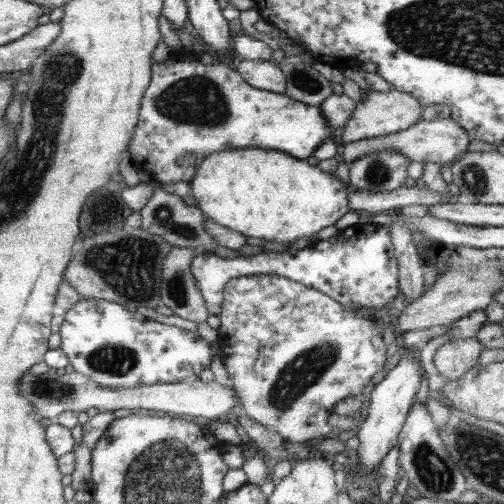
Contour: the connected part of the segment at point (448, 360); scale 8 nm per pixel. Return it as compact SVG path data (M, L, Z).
M475 336L451 339L436 349L433 361L442 376L455 381L479 364L478 357L484 349Z

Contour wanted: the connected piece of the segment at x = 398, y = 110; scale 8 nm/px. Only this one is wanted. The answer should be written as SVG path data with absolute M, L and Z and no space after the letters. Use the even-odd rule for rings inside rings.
M391 88L388 92L370 91L366 99L360 101L354 108L352 117L346 122L346 126L338 132L338 140L346 144L347 142L399 133L422 121L424 109L423 104L415 95L404 91L394 88Z

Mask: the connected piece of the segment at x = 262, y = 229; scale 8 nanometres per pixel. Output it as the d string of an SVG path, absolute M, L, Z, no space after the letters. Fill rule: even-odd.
M247 148L209 154L197 164L191 194L208 219L250 238L284 244L334 226L350 212L349 188L338 176L280 150Z

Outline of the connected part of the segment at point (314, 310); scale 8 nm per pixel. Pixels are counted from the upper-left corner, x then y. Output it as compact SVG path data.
M283 276L231 278L219 318L219 356L228 372L229 384L239 395L239 407L249 418L275 430L286 441L307 444L312 438L323 440L332 430L327 419L332 408L347 398L361 397L362 389L386 364L386 344L372 317L358 317L323 291Z

